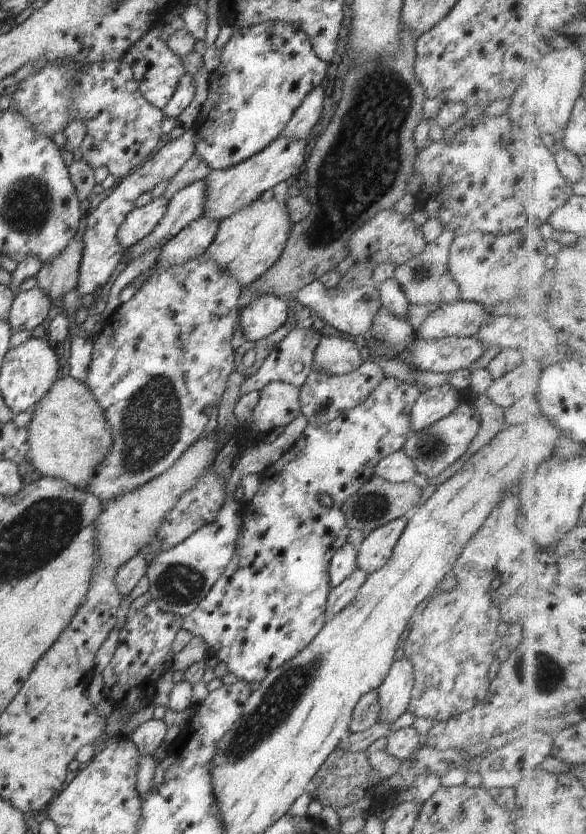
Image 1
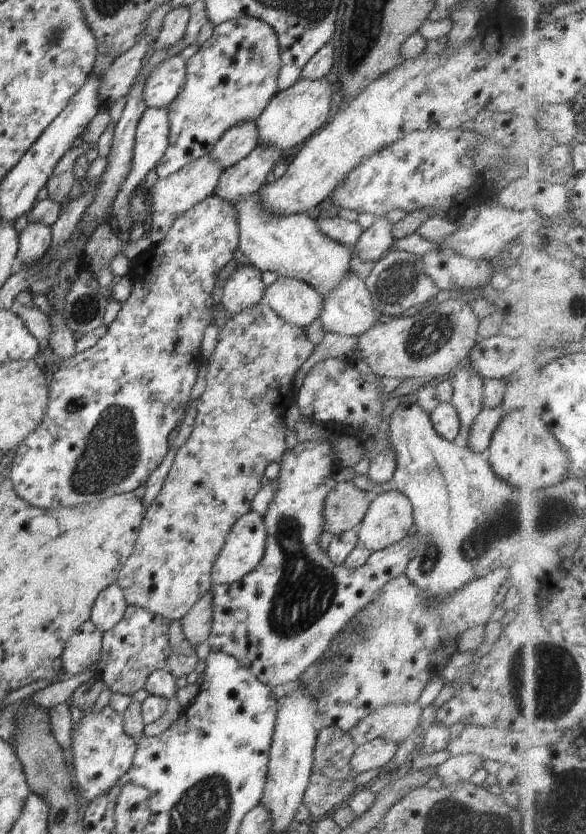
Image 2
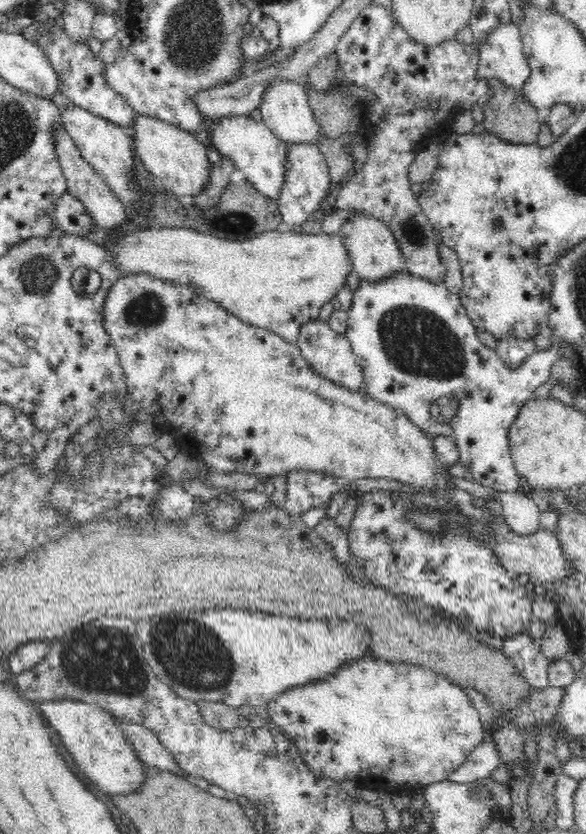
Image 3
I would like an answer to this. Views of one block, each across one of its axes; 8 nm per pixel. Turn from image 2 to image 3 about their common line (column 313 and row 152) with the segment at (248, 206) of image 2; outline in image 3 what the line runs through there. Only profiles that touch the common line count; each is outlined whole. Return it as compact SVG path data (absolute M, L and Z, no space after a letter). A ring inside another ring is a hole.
M230 115L215 119L210 127L212 132L211 144L227 156L235 170L240 170L258 192L262 195L278 200L286 174L288 144L274 135L264 123L256 122L249 115Z

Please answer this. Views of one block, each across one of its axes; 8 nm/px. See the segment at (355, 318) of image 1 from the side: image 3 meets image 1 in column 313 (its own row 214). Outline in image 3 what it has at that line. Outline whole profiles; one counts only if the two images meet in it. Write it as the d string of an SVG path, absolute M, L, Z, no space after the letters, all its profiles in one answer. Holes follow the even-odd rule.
M290 143L287 150L285 179L277 201L284 222L284 228L292 231L293 226L300 226L314 212L319 211L330 186L328 164L324 154L314 143Z

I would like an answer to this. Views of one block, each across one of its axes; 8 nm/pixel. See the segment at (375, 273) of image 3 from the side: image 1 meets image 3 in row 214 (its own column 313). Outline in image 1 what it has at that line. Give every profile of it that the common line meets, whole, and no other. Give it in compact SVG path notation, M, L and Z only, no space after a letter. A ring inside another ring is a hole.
M324 335L314 351L312 370L342 376L356 370L364 358L359 344L340 336Z

